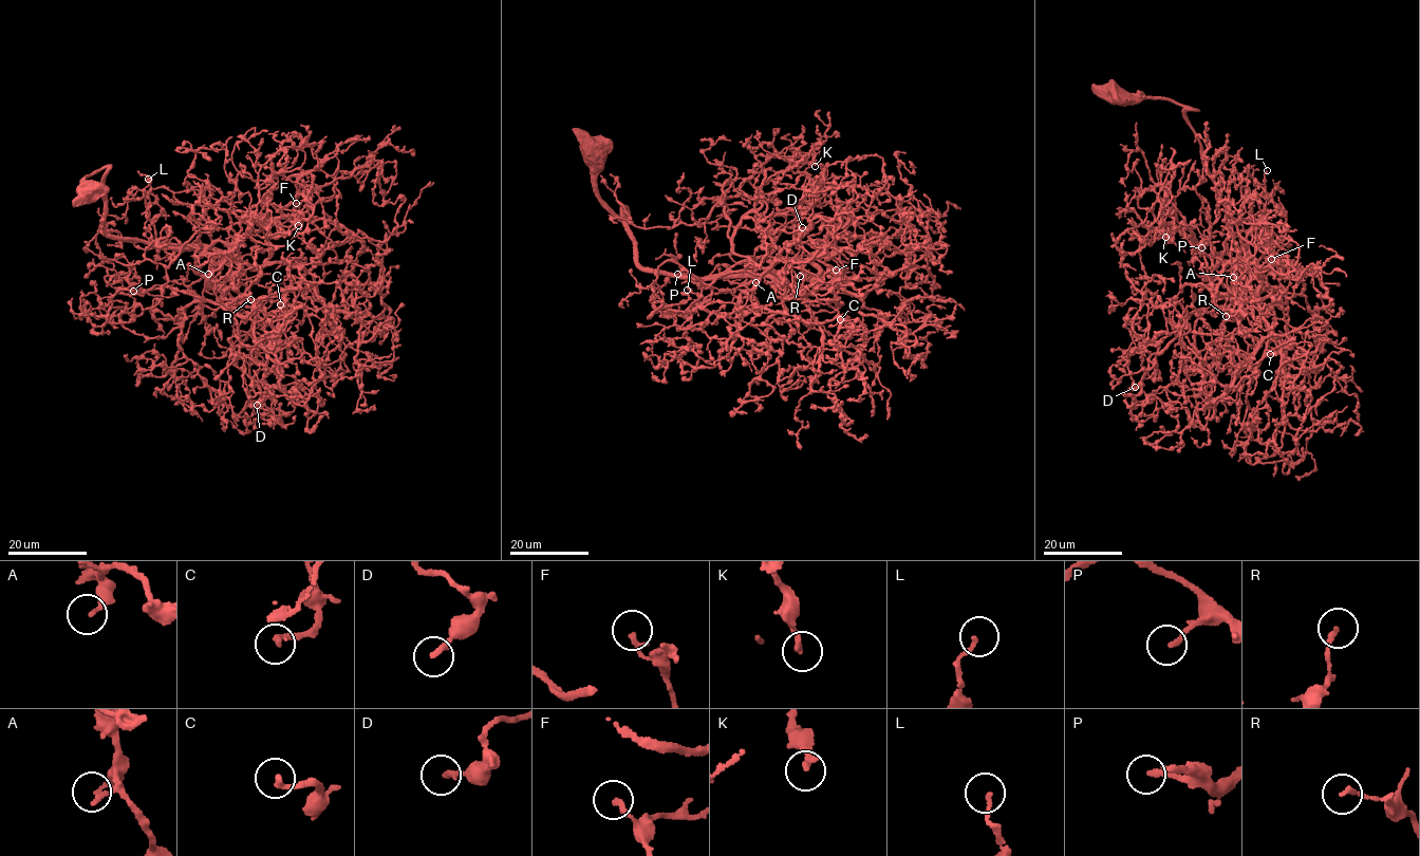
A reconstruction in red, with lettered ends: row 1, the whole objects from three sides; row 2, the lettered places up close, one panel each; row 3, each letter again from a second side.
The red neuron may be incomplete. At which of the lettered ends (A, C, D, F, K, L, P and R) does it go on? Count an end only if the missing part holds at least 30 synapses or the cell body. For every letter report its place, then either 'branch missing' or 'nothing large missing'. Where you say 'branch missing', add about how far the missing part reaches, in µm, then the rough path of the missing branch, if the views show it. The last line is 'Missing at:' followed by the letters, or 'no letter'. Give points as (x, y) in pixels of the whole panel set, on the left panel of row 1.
A: at (208, 274); nothing large missing
C: at (280, 304); branch missing; about 20 µm are missing; missing branch runs (280, 304), (265, 311), (256, 322), (242, 329), (244, 350)
D: at (257, 405); nothing large missing
F: at (296, 203); nothing large missing
K: at (298, 225); nothing large missing
L: at (148, 179); nothing large missing
P: at (133, 291); branch missing; about 25 µm are missing; missing branch runs (133, 291), (124, 284), (114, 285), (111, 278), (113, 278), (113, 287), (92, 277)
R: at (250, 299); nothing large missing
Missing at: C, P

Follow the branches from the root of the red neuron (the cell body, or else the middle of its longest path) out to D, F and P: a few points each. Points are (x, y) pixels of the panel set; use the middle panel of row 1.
D: (594, 153), (598, 198), (620, 217), (627, 209), (645, 267), (783, 284), (769, 270), (802, 227)
F: (594, 153), (645, 267), (806, 294), (821, 271), (815, 313), (837, 308), (836, 270)
P: (594, 153), (598, 198), (620, 217), (627, 209), (641, 265), (785, 281), (768, 270), (705, 284), (677, 274)

